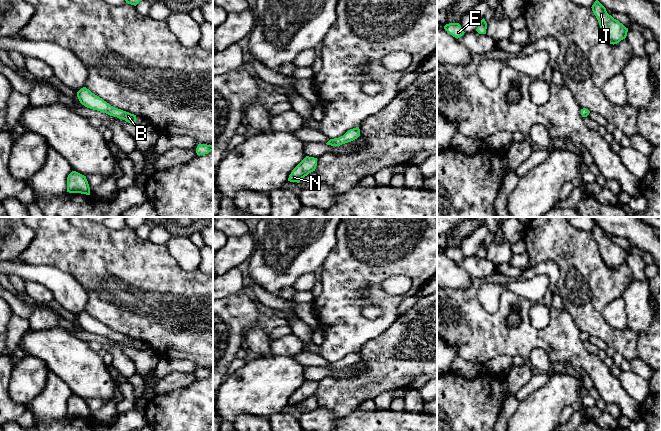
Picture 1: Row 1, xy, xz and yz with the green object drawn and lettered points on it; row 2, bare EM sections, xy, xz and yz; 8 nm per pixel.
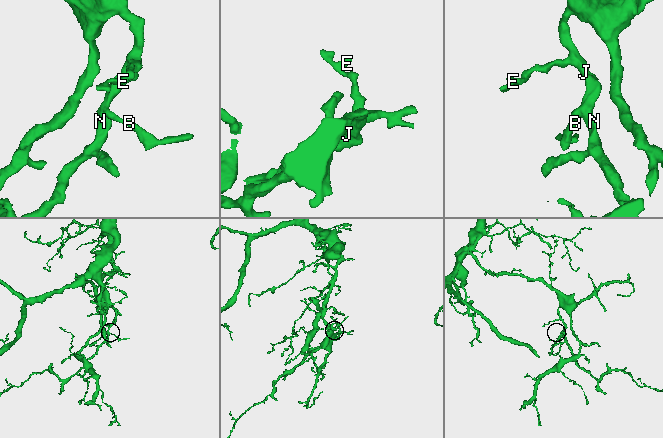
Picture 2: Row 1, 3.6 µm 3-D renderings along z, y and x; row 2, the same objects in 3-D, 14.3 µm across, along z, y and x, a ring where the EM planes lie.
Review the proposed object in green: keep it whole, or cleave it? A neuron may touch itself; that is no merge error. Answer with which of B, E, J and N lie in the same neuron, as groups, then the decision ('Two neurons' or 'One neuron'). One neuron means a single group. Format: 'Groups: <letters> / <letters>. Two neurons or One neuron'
Groups: B E J N. One neuron

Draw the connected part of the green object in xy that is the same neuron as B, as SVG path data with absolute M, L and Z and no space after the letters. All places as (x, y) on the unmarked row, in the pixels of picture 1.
M86 311L81 312L77 316L77 321L80 327L87 332L106 337L110 340L123 343L130 348L137 349L136 339L111 330L109 327L107 327L102 322L92 317Z

